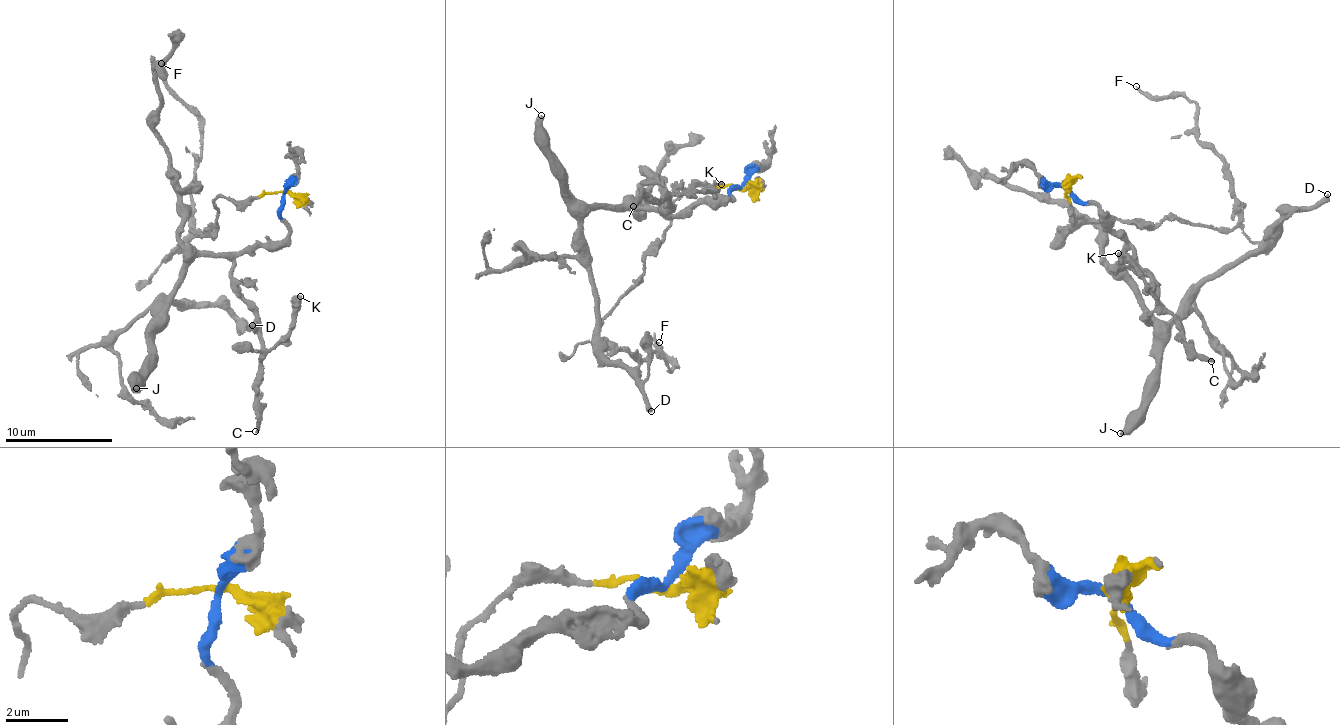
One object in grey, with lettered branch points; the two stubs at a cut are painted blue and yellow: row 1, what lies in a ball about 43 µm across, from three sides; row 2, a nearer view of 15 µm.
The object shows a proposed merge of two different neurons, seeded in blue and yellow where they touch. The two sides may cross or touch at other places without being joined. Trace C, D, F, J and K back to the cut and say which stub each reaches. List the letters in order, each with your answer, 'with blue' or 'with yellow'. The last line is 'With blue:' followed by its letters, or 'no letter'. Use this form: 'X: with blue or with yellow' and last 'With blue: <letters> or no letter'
C: with blue
D: with blue
F: with yellow
J: with blue
K: with blue
With blue: C, D, J, K

